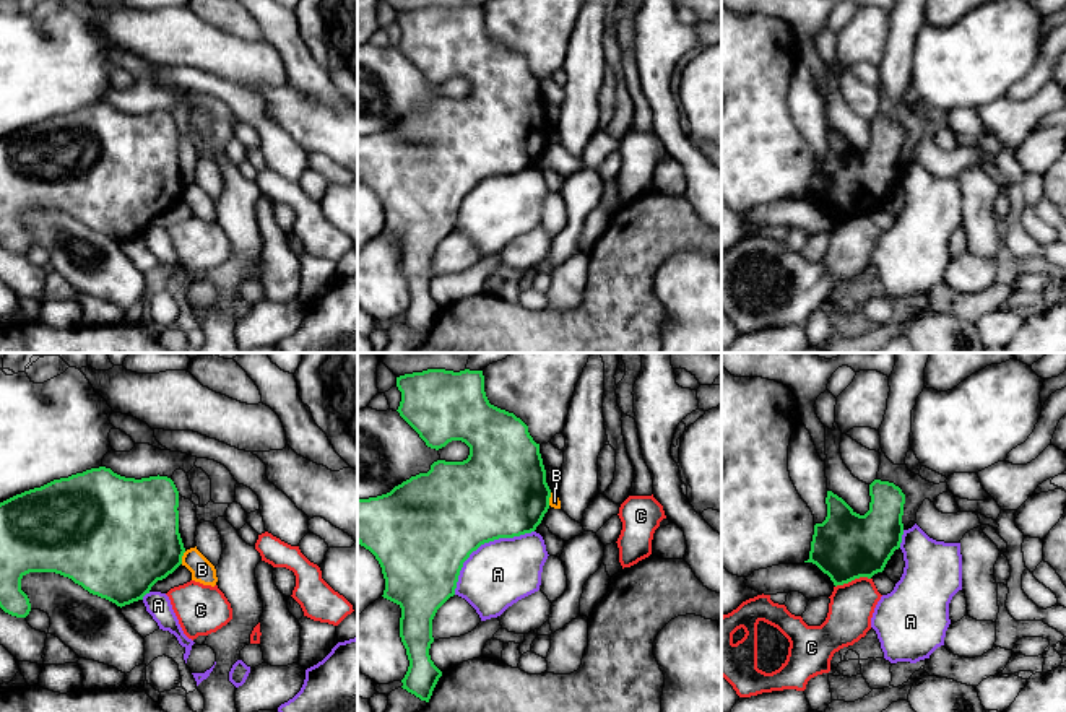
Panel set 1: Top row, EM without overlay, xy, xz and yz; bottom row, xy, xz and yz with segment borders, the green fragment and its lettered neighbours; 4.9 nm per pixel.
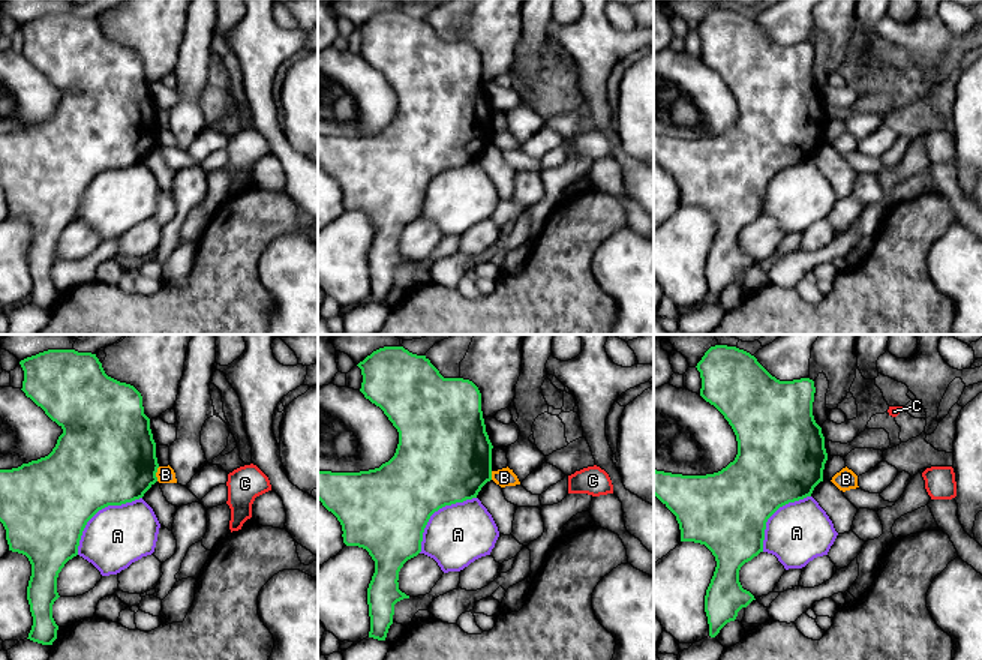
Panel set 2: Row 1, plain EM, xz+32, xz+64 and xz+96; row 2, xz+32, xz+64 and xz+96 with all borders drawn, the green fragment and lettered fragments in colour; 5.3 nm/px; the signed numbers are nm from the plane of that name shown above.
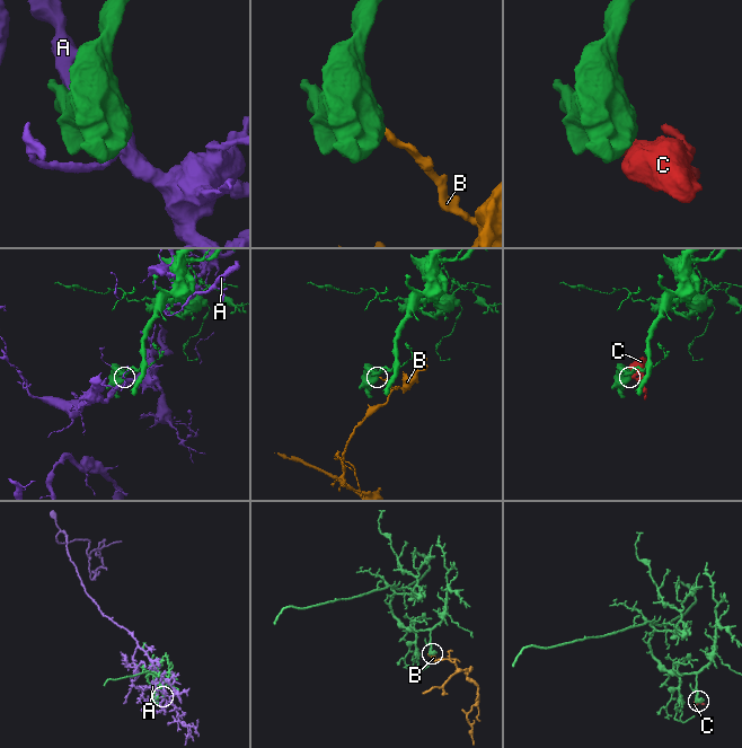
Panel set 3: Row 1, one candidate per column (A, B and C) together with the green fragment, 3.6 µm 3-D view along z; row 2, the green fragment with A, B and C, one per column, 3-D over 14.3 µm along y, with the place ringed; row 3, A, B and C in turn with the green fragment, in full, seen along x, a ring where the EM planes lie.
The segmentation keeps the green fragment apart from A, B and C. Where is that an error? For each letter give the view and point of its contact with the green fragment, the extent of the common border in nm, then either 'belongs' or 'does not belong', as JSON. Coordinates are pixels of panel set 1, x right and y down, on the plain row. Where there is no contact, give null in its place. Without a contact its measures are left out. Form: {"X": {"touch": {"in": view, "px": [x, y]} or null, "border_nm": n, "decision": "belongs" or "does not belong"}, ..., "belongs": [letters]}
{"A": {"touch": {"in": "xz", "px": [481, 179]}, "border_nm": 500, "decision": "does not belong"}, "B": {"touch": {"in": "xy", "px": [181, 194]}, "border_nm": 70, "decision": "does not belong"}, "C": {"touch": {"in": "yz", "px": [852, 215]}, "border_nm": 180, "decision": "does not belong"}, "belongs": []}

